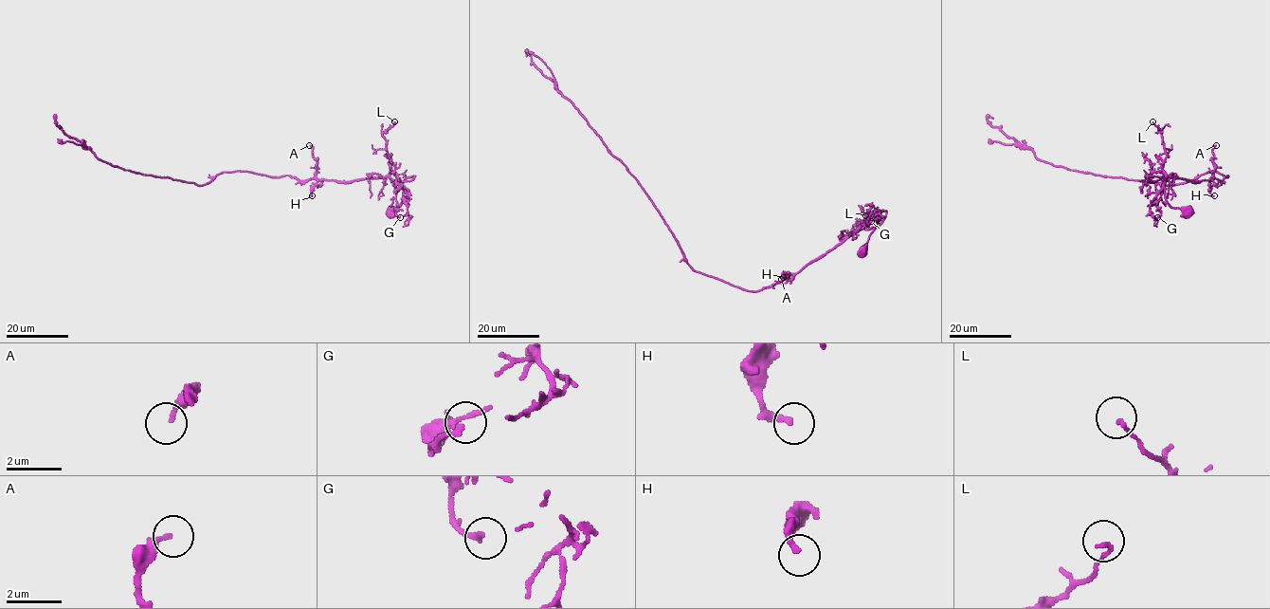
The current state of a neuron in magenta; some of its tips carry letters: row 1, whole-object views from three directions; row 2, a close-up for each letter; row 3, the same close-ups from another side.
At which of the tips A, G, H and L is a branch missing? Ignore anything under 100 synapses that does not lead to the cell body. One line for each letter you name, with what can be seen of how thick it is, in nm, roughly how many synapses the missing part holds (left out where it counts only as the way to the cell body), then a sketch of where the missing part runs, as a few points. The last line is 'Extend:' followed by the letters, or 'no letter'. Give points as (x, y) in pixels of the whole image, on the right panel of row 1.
Extend: no letter

